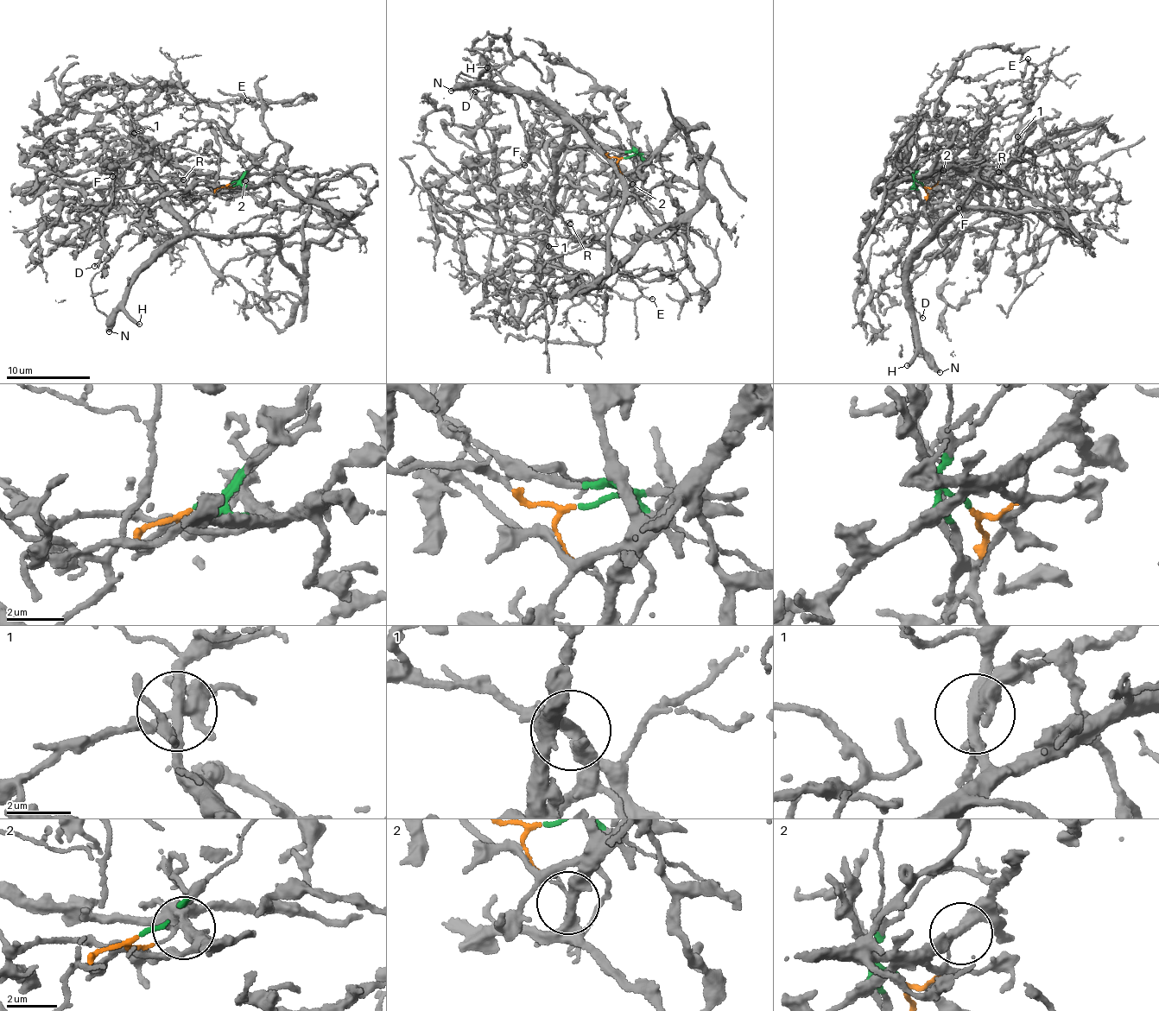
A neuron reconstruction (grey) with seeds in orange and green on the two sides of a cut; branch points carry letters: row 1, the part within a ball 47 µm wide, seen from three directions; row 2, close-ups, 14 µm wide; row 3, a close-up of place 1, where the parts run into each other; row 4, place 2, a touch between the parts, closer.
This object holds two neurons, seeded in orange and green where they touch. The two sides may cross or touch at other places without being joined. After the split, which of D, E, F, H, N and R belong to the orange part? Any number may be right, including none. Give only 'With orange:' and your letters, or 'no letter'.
With orange: D, E, H, N, R

